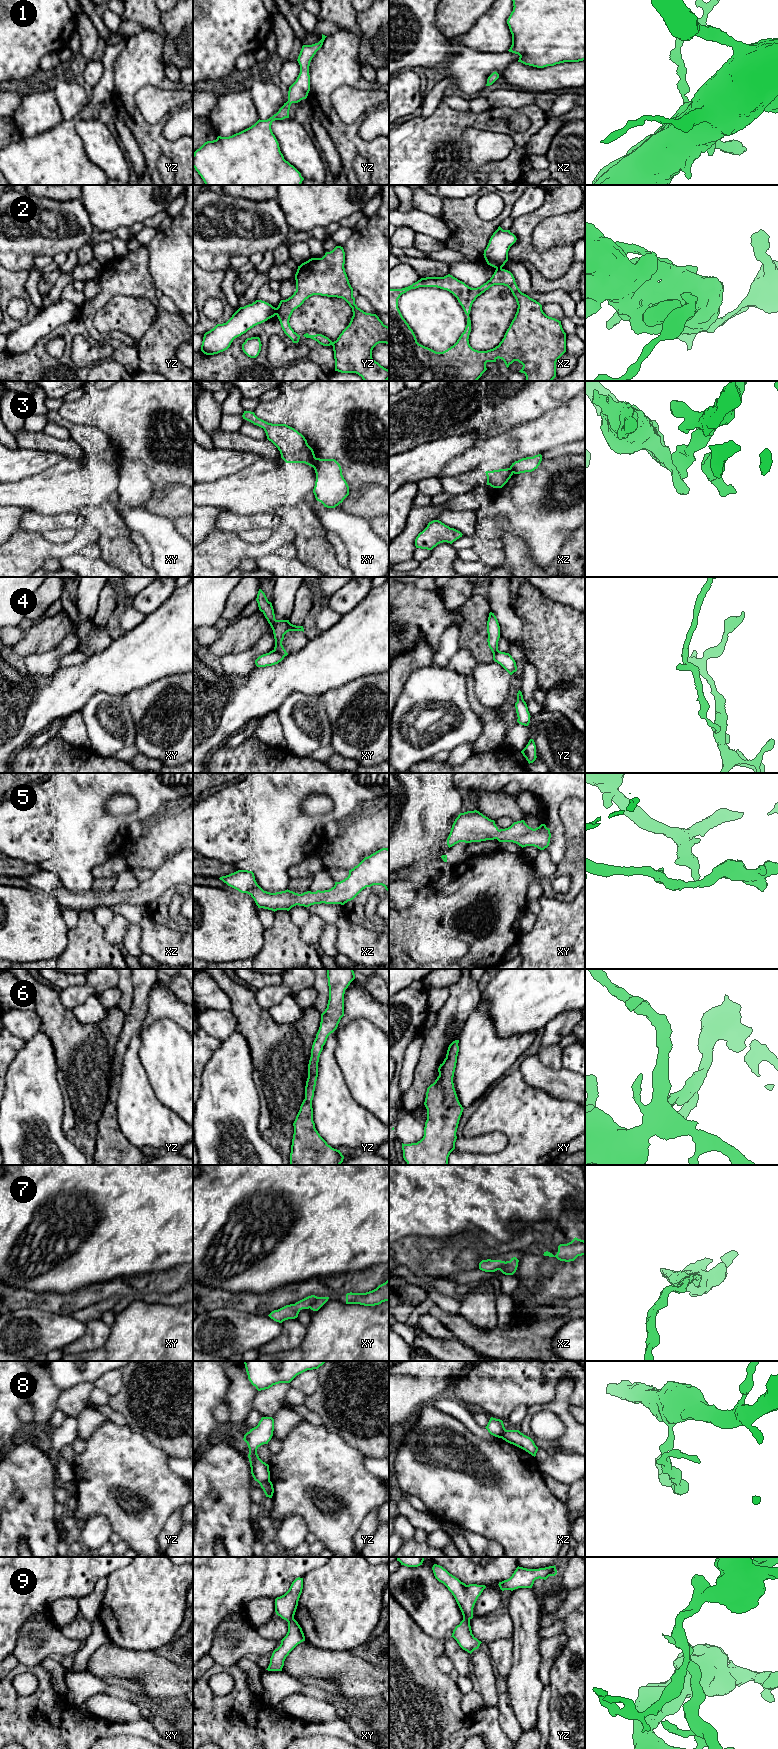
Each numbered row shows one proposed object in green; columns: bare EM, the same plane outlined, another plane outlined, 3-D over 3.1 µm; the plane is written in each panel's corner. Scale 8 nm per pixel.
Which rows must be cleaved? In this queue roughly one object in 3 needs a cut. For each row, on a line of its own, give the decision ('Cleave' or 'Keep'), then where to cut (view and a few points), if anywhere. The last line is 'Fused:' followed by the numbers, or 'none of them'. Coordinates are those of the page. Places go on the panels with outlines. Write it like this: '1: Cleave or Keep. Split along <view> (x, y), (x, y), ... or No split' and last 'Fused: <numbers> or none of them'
1: Keep. No split
2: Cleave. Split along yz (277, 308), (275, 314)
3: Cleave. Split along xy (315, 457), (313, 467)
4: Cleave. Split along xy (274, 648), (284, 656)
5: Keep. No split
6: Keep. No split
7: Keep. No split
8: Cleave. Split along yz (269, 1479), (260, 1485)
9: Cleave. Split along yz (463, 1618), (469, 1620)
Fused: 2, 3, 4, 8, 9

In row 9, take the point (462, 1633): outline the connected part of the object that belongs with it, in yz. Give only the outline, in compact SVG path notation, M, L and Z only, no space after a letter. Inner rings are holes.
M463 1619L460 1624L455 1627L451 1637L457 1641L463 1650L470 1654L478 1649L482 1643L472 1634L470 1620L467 1619Z

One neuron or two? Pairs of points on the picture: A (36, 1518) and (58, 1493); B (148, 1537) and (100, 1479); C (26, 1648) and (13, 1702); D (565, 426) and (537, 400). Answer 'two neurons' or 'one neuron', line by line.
A: two neurons
B: one neuron
C: two neurons
D: two neurons

